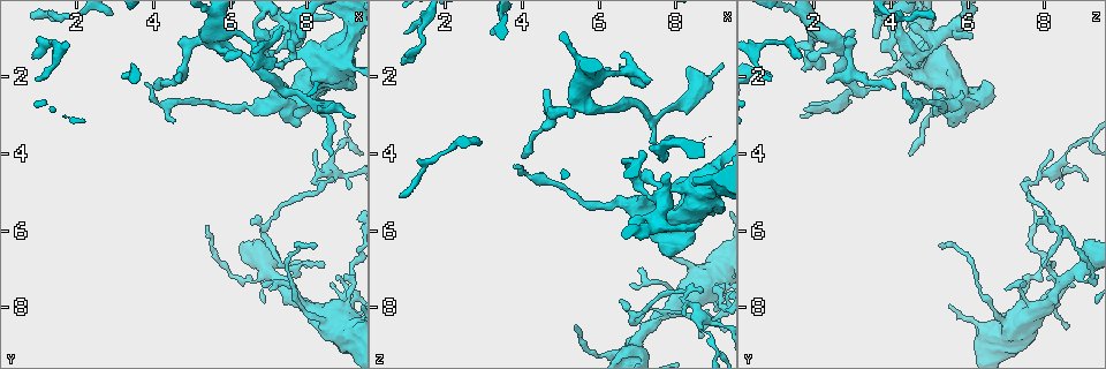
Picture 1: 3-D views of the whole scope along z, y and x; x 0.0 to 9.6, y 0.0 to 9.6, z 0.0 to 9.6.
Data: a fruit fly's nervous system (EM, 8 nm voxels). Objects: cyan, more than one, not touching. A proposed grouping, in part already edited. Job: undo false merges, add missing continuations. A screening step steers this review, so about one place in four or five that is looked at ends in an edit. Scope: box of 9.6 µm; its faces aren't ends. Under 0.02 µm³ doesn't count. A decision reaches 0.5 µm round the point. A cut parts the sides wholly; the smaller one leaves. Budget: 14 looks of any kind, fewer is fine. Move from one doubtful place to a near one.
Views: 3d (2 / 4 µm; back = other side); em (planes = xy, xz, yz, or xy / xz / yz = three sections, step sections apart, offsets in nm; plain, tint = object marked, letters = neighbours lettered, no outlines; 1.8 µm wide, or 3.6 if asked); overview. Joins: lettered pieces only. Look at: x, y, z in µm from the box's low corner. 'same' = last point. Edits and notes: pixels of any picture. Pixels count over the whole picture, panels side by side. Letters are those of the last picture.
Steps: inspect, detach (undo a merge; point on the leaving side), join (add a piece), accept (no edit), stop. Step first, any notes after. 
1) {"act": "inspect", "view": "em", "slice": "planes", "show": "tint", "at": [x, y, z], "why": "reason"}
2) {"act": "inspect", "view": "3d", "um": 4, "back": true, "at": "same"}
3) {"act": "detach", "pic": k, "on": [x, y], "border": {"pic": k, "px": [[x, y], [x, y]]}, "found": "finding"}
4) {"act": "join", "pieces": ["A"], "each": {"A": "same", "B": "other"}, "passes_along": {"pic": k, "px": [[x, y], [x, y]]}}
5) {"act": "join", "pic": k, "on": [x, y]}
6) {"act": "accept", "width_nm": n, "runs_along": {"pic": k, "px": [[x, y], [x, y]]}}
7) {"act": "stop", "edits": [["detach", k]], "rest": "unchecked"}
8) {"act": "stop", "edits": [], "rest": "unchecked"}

{"act": "inspect", "view": "em", "um": 3.6, "slice": "xy", "step": 4, "show": "letters", "at": [7.05, 1.40, 4.75], "why": "abrupt turn"}

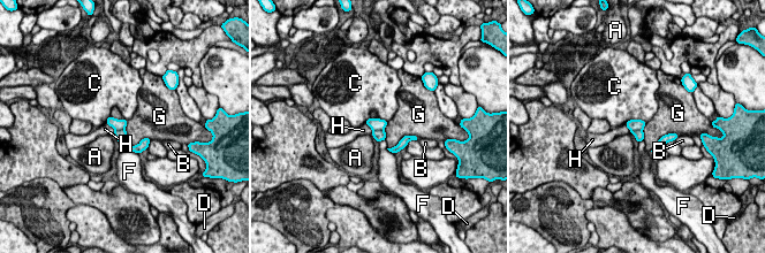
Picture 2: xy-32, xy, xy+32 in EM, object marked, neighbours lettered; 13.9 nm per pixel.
{"act": "detach", "pic": 2, "on": [376, 124], "longest_contact_nm": ["G", 460], "each": {"A": "other", "B": "other", "C": "other", "D": "other", "F": "other", "G": "other", "H": "other"}, "border": {"pic": 2, "px": [[384, 129], [373, 131]]}, "found": "two neurons meet here"}

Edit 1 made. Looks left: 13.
{"act": "inspect", "view": "3d", "um": 4, "at": [7.80, 3.20, 5.55], "why": "free end"}

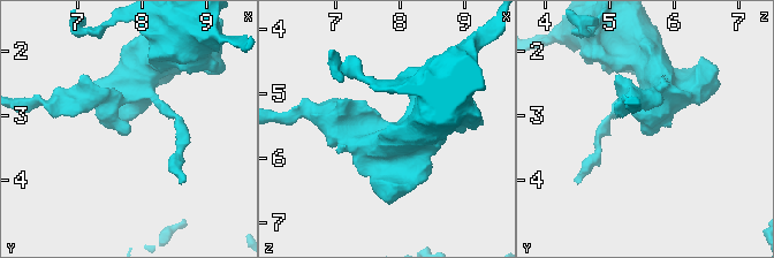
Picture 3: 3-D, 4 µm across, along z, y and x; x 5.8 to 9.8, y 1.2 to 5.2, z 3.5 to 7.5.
{"act": "inspect", "view": "em", "slice": "planes", "show": "plain", "at": [7.85, 3.15, 5.55]}

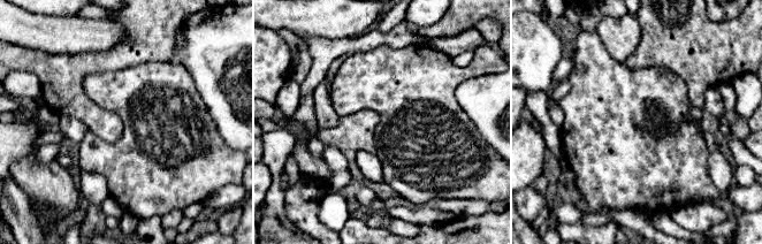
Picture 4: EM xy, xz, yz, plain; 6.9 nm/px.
{"act": "inspect", "view": "em", "slice": "planes", "show": "letters", "at": "same", "why": "see the neighbours"}

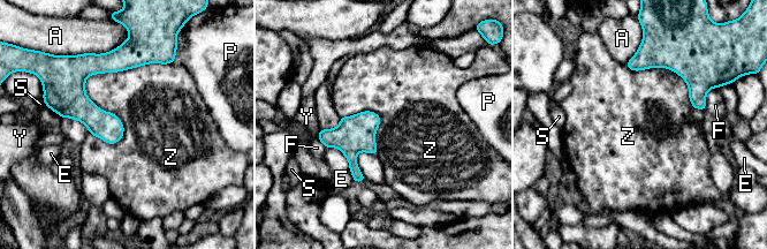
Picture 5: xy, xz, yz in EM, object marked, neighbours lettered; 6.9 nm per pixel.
{"act": "accept", "longest_contact_nm": ["Z", 650], "each": {"A": "other", "E": "other", "F": "other", "P": "other", "S": "other", "Y": "other", "Z": "other"}, "runs_along": {"pic": 5, "px": [[150, 58], [91, 67], [58, 110]]}, "found": "no lettered piece goes on from it"}

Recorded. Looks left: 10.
{"act": "inspect", "view": "3d", "um": 2, "at": [6.55, 5.80, 7.75], "why": "thin end"}

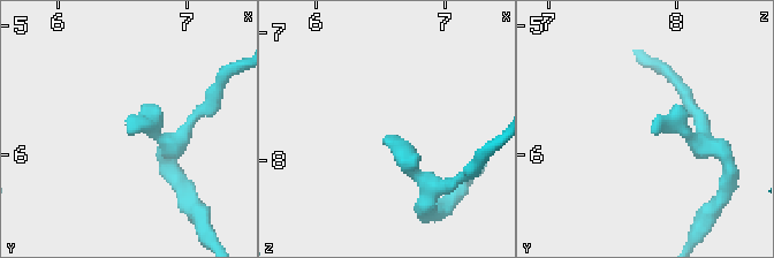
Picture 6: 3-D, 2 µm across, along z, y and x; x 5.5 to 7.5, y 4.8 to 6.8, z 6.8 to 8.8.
{"act": "inspect", "view": "em", "um": 3.6, "slice": "xy", "step": 16, "show": "letters", "at": [6.54, 5.84, 7.80]}

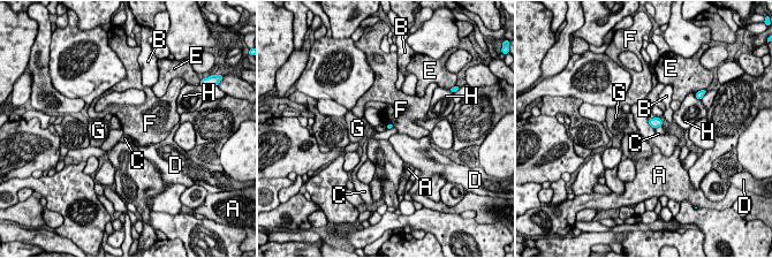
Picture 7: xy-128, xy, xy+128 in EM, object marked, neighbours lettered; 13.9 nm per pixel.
{"act": "inspect", "view": "em", "um": 3.6, "slice": "planes", "show": "letters", "at": "same", "why": "cut it another way"}

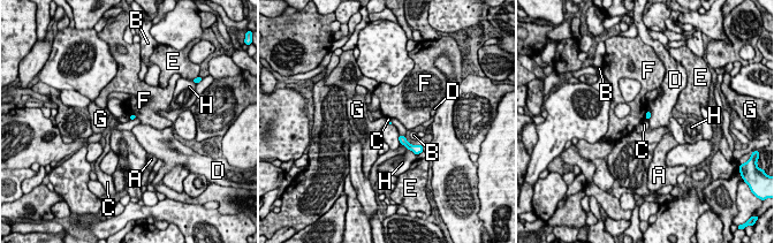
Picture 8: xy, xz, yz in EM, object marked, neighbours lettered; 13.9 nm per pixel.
{"act": "accept", "longest_contact_nm": ["D", 120], "each": {"A": "other", "B": "other", "C": "other", "D": "other", "E": "other", "F": "other", "G": "other", "H": "other"}, "found": "none of them fits"}

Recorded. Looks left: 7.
{"act": "inspect", "view": "em", "slice": "planes", "show": "tint", "at": [6.85, 7.40, 7.35], "why": "tapers out"}

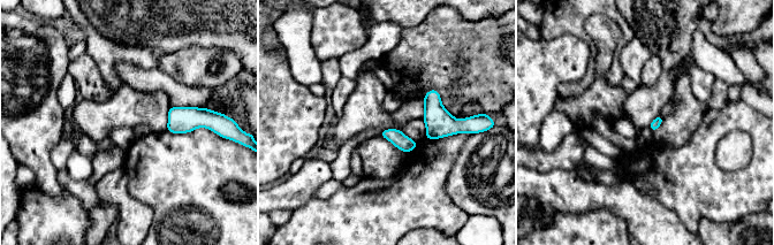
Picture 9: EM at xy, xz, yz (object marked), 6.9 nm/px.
{"act": "inspect", "view": "em", "slice": "planes", "show": "letters", "at": "same"}

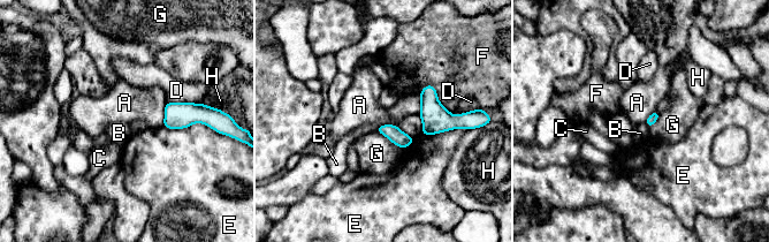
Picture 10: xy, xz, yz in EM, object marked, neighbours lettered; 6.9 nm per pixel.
{"act": "accept", "each": {"A": "other", "B": "other", "C": "other", "D": "other", "E": "other", "F": "other", "G": "other", "H": "other"}, "border": {"pic": 10, "px": [[380, 125], [395, 125], [412, 137]]}, "found": "none of them fits"}

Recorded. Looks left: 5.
{"act": "stop", "edits": [["detach", 2]], "rest": "unchecked"}

